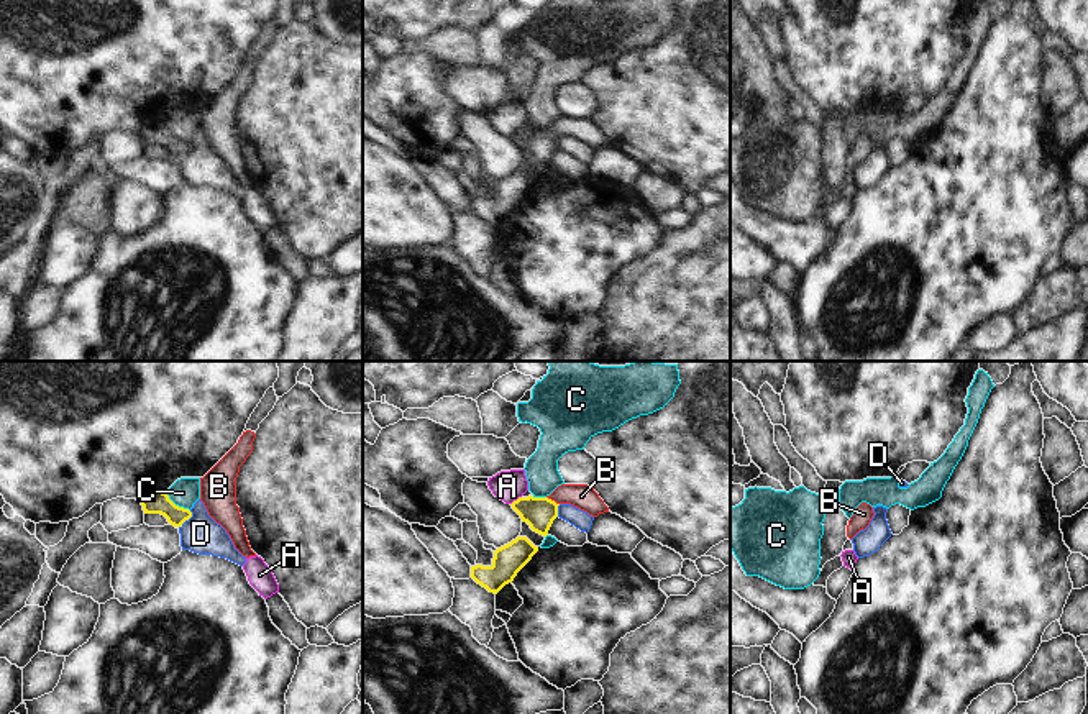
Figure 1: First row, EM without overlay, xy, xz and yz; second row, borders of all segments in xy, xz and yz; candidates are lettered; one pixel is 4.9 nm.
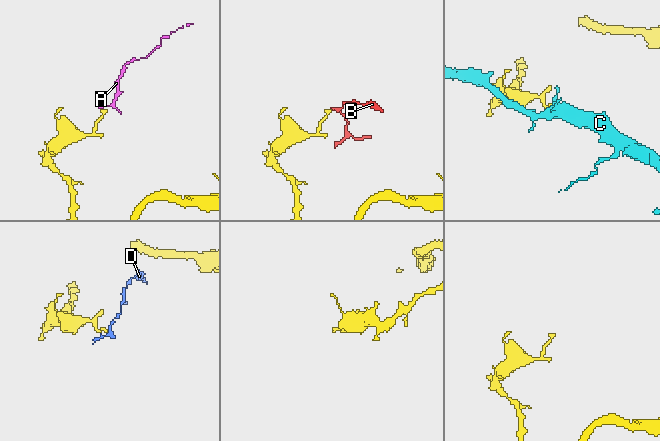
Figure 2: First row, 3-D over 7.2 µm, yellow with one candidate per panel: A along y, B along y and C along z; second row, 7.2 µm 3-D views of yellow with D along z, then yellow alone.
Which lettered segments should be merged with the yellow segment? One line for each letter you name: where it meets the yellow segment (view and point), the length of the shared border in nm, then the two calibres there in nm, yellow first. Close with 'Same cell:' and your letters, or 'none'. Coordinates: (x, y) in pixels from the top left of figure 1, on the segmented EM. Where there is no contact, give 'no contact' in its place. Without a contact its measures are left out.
B: xz (553, 501) | 80 nm | 160/120 nm
Same cell: B

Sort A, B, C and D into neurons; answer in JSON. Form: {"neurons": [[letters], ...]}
{"neurons": [["A"], ["B"], ["C"], ["D"]]}

